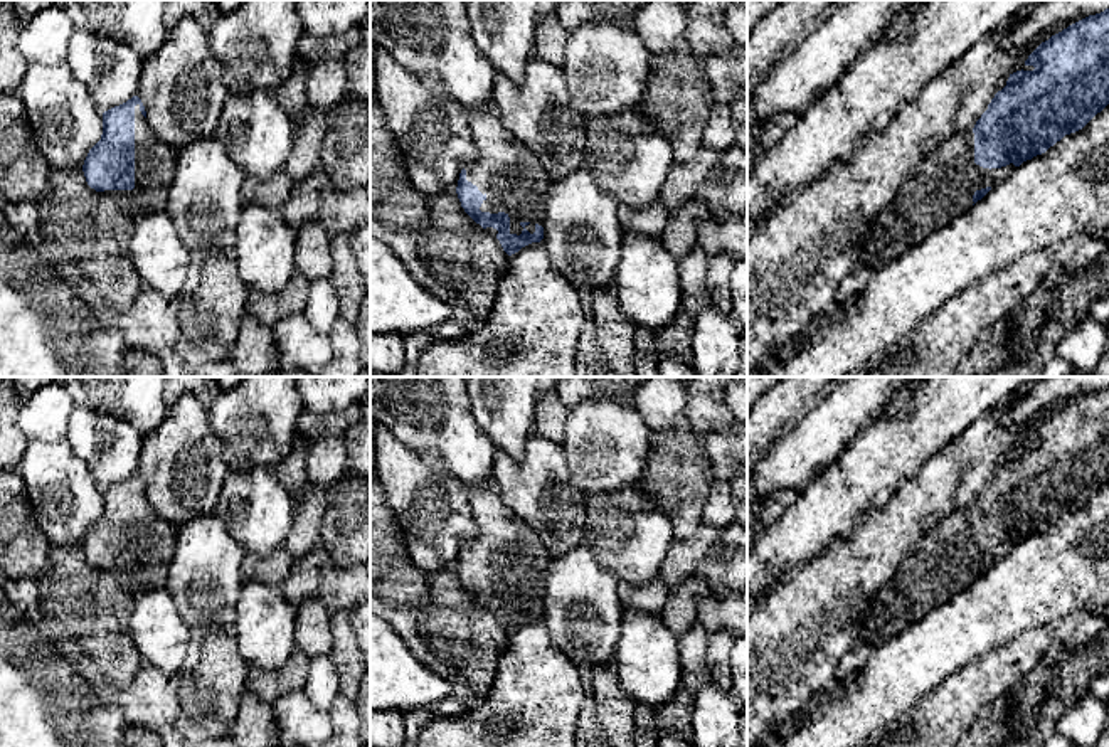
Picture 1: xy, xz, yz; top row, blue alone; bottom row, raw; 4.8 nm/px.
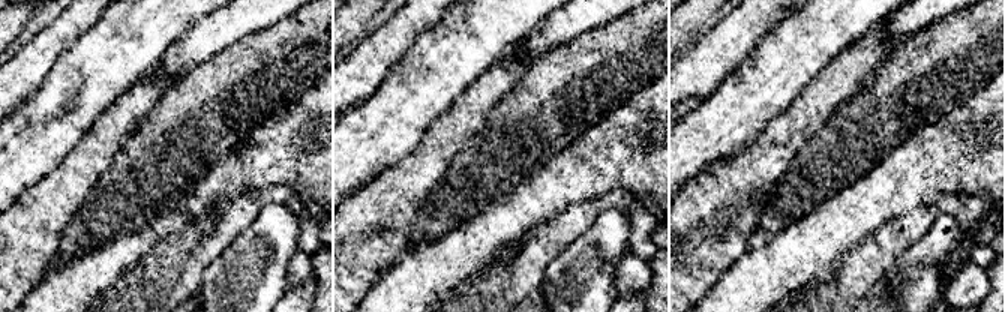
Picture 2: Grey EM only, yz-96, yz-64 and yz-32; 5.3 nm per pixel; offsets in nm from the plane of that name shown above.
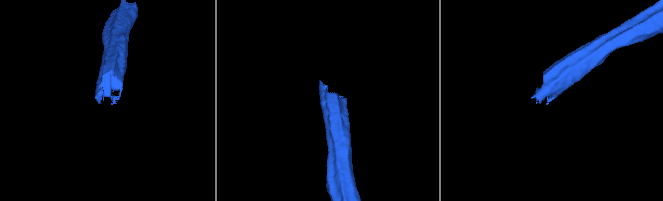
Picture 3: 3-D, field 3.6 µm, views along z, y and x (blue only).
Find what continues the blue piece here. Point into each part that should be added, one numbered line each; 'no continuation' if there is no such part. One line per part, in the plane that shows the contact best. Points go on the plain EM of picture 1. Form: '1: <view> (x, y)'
1: xz (515, 559)

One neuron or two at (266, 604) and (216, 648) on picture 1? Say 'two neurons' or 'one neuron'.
two neurons

